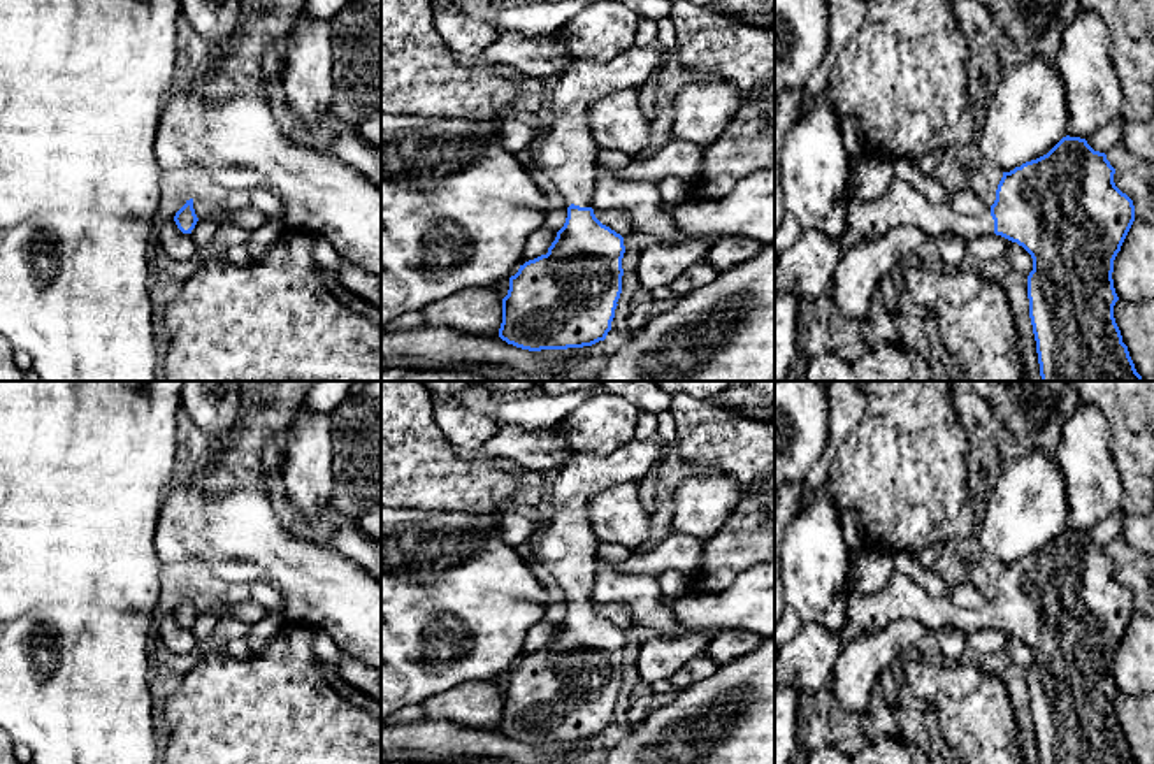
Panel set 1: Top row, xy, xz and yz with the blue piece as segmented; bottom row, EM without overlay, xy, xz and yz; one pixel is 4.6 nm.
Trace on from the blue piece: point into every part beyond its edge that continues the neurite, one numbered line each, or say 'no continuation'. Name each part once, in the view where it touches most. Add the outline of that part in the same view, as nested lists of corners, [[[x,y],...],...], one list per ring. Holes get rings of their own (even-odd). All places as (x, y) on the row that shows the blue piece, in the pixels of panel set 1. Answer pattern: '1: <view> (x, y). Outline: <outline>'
1: yz (965, 213). Outline: [[[896,179],[876,200],[850,198],[847,225],[864,241],[884,235],[892,227],[917,227],[926,237],[959,235],[971,239],[994,234],[991,207],[971,188],[952,190],[947,202],[934,204],[912,184]]]

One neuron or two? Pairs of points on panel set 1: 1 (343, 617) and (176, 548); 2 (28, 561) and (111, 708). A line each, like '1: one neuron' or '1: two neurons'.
1: one neuron
2: one neuron

